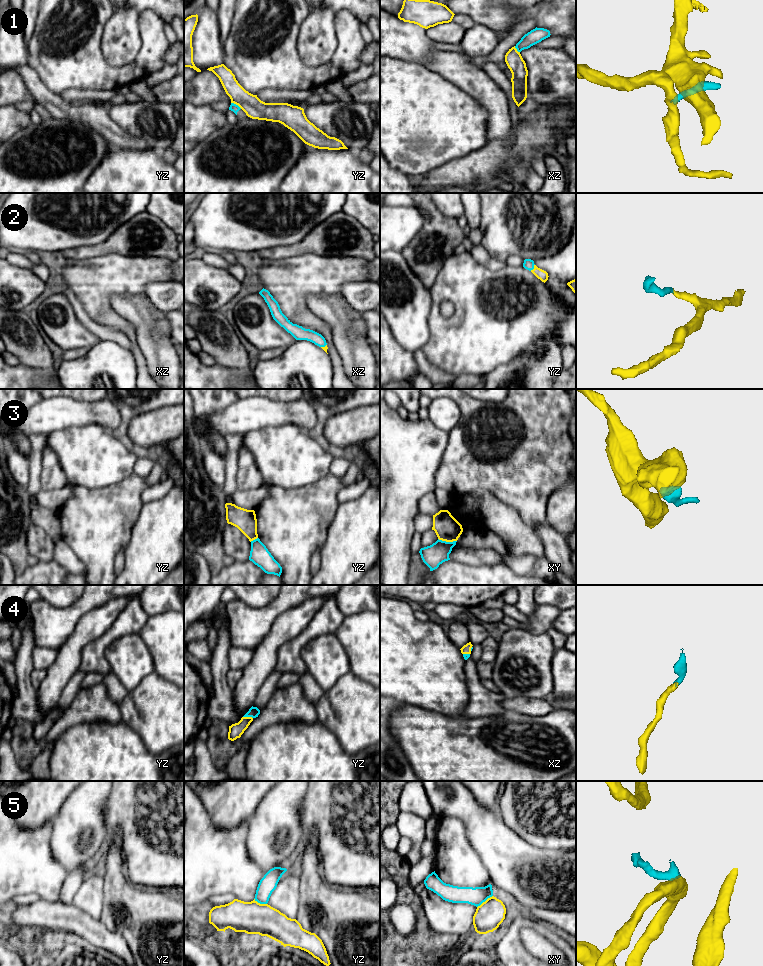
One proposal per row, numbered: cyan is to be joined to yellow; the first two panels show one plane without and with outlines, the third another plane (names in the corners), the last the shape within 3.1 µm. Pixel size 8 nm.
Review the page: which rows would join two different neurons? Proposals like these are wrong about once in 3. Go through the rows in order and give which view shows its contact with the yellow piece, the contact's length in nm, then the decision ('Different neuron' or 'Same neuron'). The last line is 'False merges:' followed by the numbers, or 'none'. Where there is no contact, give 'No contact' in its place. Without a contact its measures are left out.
1: Touches yellow in yz. Shared border 100 nm. Different neuron
2: Touches yellow in yz. Shared border 70 nm. Same neuron
3: Touches yellow in xy. Shared border 150 nm. Different neuron
4: Touches yellow in yz. Shared border 80 nm. Same neuron
5: Touches yellow in xy. Shared border 160 nm. Different neuron
False merges: 1, 3, 5

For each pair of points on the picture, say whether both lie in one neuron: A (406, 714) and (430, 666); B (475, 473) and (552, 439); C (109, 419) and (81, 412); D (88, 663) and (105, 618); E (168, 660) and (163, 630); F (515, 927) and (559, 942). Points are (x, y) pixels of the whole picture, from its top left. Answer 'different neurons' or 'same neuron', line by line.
A: different neurons
B: same neuron
C: same neuron
D: different neurons
E: same neuron
F: same neuron

